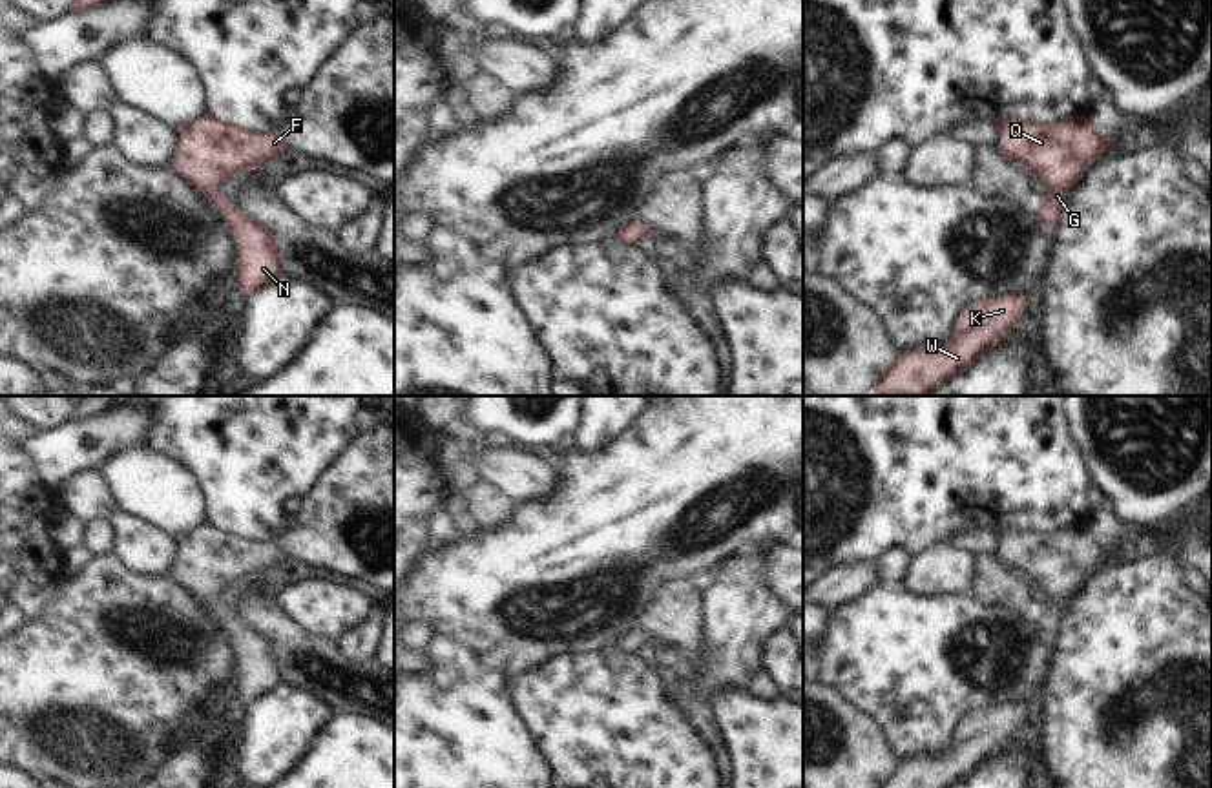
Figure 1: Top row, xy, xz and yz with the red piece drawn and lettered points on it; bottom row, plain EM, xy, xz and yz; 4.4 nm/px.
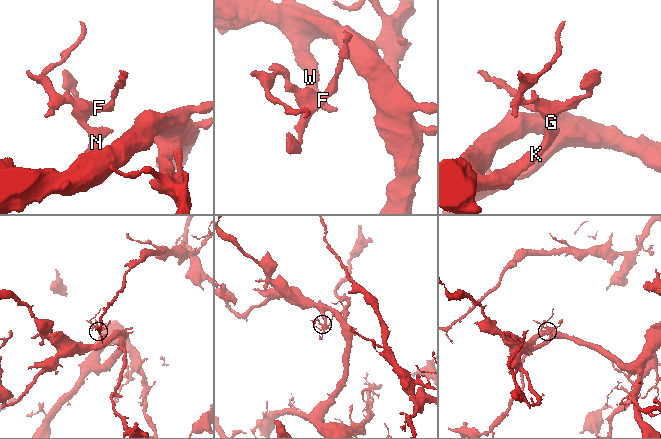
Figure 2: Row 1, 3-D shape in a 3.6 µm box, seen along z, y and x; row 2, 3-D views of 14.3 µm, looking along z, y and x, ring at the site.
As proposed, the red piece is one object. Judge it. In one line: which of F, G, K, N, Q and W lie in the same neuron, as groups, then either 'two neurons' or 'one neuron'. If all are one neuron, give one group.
F G K N Q W; one neuron

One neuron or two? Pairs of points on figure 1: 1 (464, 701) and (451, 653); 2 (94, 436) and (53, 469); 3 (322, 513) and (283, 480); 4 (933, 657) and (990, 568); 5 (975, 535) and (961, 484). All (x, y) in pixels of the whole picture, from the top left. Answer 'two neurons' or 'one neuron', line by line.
1: one neuron
2: one neuron
3: two neurons
4: two neurons
5: two neurons

